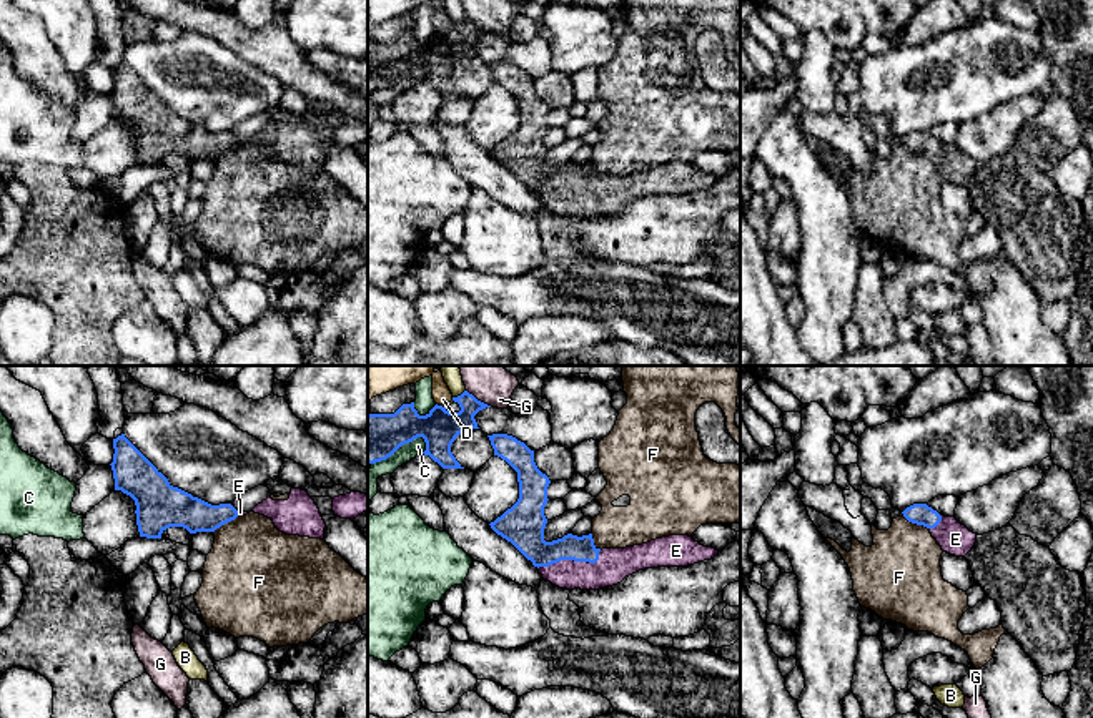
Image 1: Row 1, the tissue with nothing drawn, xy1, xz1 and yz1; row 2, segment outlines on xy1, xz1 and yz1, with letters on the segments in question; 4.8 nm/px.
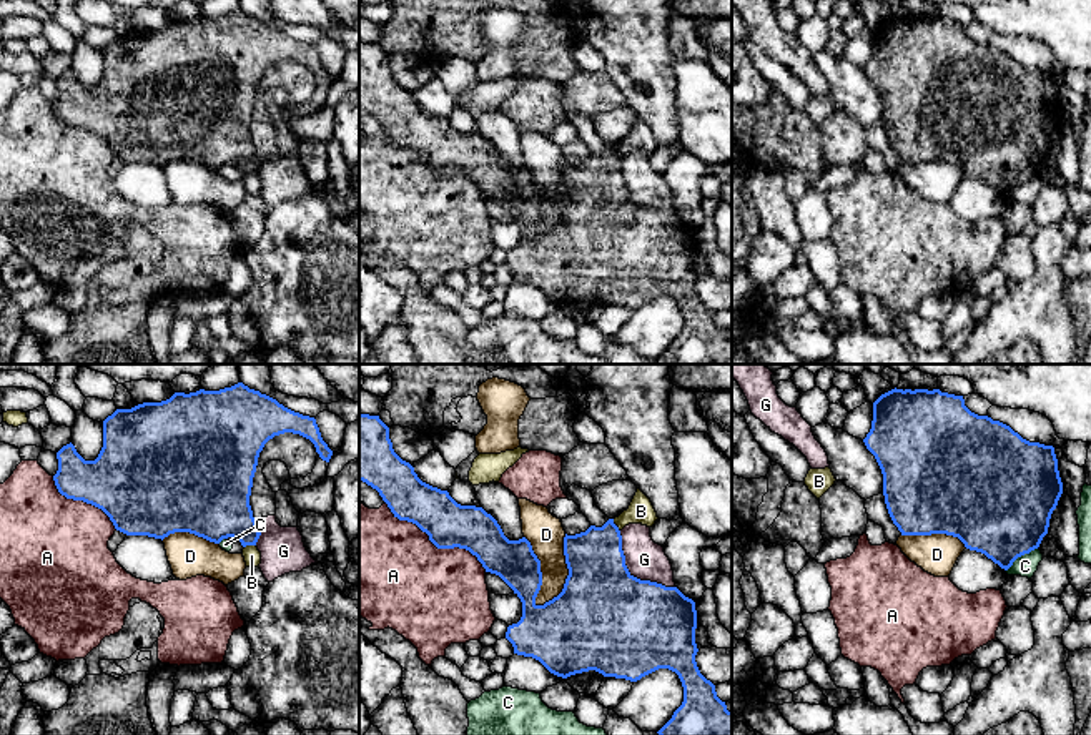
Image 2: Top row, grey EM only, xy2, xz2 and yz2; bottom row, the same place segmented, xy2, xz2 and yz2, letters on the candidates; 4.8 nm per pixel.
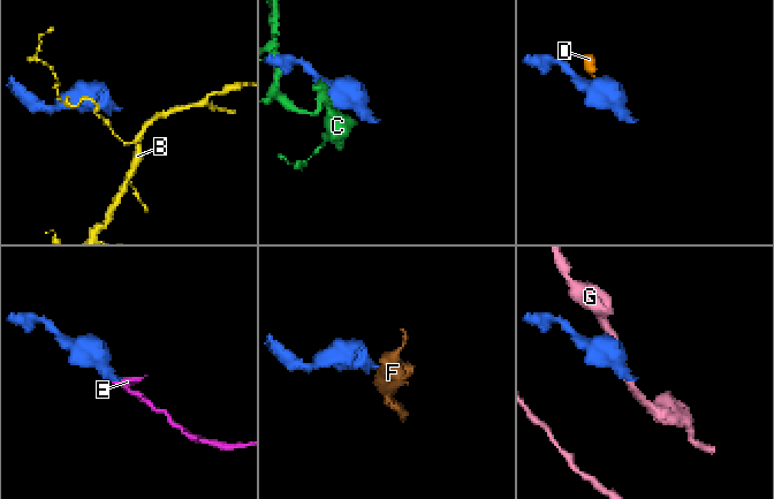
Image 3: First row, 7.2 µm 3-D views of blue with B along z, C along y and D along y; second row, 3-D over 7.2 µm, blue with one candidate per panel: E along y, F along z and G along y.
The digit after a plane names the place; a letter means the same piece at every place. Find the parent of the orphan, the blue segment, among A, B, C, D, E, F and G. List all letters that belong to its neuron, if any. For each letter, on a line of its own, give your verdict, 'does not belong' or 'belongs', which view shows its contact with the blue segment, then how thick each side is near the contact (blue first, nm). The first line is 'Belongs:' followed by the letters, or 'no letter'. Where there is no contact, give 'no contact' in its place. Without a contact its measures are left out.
Belongs: E
A: does not belong; meets blue in xz2; 220 nm thick on the blue side, 480 nm on the other
B: does not belong; meets blue in xz1; 180 nm thick on the blue side, 100 nm on the other
C: does not belong; meets blue in xz1; 240 nm thick on the blue side, 100 nm on the other
D: does not belong; meets blue in xz2; 260 nm thick on the blue side, 180 nm on the other
E: belongs; meets blue in xz1; 170 nm thick on the blue side, 160 nm on the other
F: does not belong; meets blue in yz1; 110 nm thick on the blue side, 380 nm on the other
G: does not belong; meets blue in xz2; 500 nm thick on the blue side, 190 nm on the other

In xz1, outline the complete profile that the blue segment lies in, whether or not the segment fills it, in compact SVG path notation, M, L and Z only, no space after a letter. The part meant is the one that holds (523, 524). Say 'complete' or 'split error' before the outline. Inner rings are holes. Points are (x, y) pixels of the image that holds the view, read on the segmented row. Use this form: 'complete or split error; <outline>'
split error; M507 434L487 435L494 455L516 472L519 499L491 529L511 542L544 580L559 588L599 590L621 583L626 577L657 567L687 567L714 558L719 550L704 547L689 535L669 535L626 548L597 548L592 534L546 542L549 477L534 462L534 450Z

